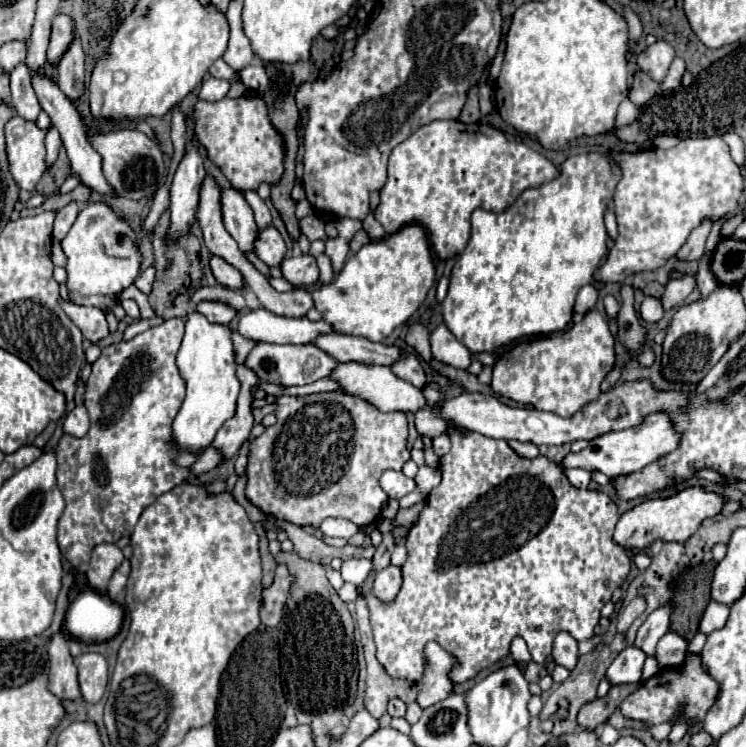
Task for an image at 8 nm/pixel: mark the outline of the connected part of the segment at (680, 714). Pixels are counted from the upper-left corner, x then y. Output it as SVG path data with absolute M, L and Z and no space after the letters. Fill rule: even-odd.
M686 653L682 665L658 671L654 677L644 681L638 691L628 695L622 701L620 711L626 719L642 721L648 727L658 723L678 723L678 721L688 721L690 727L694 727L706 717L706 713L710 711L710 707L716 703L718 697L720 697L720 687L716 679L704 669L702 653Z

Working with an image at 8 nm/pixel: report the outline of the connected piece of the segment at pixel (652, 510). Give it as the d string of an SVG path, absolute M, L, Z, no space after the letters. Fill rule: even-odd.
M700 485L684 487L684 489L680 489L678 493L674 493L670 497L646 499L644 503L640 503L634 509L626 511L618 519L618 525L616 525L616 531L614 531L614 541L618 545L630 547L630 549L644 549L650 543L654 543L656 539L682 543L684 539L688 539L700 527L700 523L704 519L720 515L724 503L726 503L724 495L714 493L714 491L706 491Z

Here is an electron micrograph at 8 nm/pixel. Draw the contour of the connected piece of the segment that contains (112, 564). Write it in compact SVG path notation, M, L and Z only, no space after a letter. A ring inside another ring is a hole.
M100 543L100 545L96 545L94 551L92 551L90 567L86 571L88 583L96 591L106 593L108 581L110 581L112 573L118 569L118 565L122 563L122 559L124 559L124 555L114 543Z

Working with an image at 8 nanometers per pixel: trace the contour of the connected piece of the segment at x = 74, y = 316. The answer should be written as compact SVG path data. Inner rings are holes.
M60 301L60 305L64 307L64 313L72 319L72 323L76 323L80 327L80 331L84 333L84 337L90 339L92 343L104 339L110 333L108 321L106 321L106 315L102 309L84 307L84 305L66 303L66 301Z

